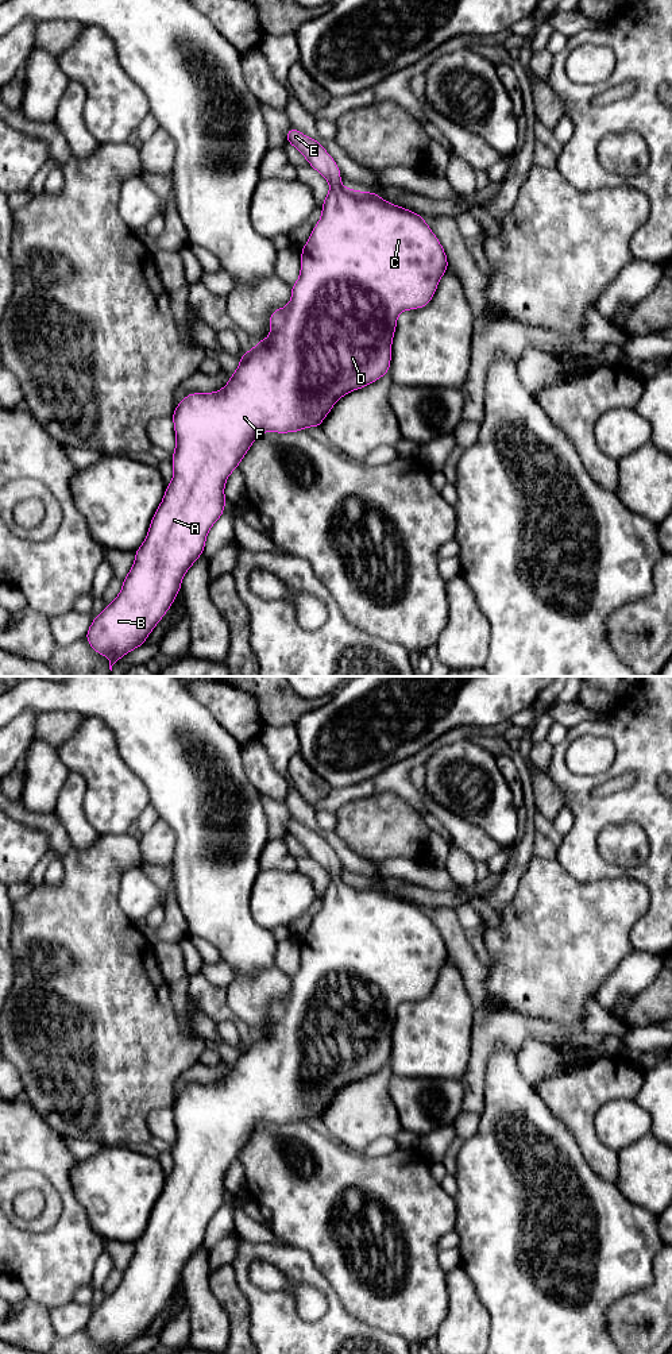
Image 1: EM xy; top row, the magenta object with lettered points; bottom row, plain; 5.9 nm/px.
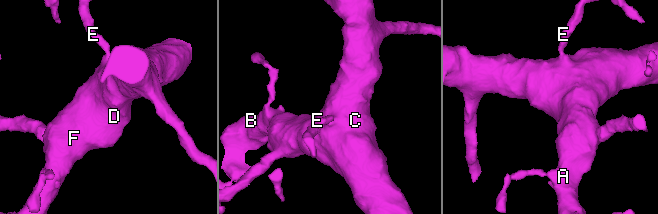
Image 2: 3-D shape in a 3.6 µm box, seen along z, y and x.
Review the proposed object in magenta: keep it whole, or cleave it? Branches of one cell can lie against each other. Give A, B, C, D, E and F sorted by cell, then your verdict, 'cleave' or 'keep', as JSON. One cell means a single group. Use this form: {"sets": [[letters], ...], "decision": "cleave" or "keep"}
{"sets": [["A", "B", "C", "D", "E", "F"]], "decision": "keep"}

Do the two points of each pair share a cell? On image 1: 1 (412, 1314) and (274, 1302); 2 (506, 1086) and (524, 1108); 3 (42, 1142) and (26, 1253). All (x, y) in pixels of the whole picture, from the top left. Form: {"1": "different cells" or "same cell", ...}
{"1": "different cells", "2": "same cell", "3": "same cell"}

